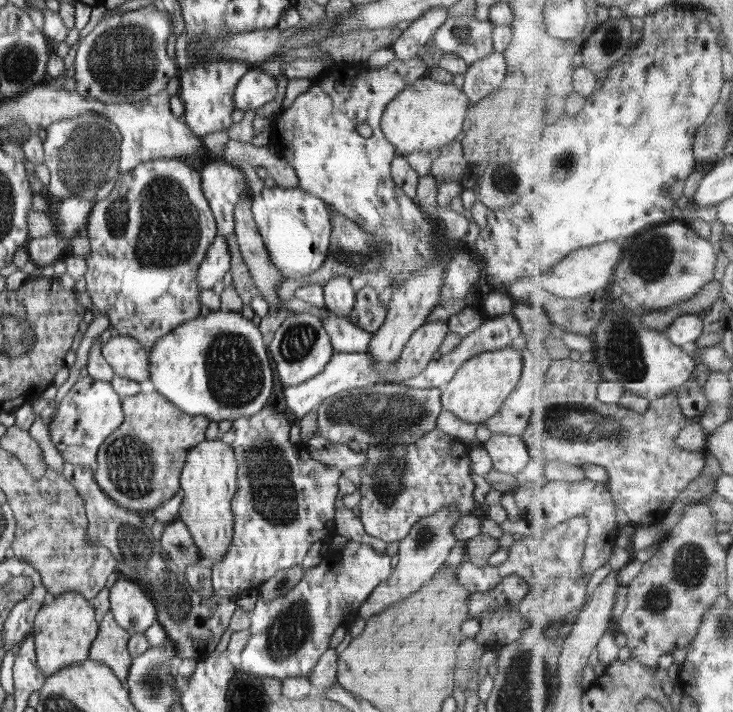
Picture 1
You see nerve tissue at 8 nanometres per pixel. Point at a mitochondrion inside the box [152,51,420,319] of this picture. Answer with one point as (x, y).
(392, 267)

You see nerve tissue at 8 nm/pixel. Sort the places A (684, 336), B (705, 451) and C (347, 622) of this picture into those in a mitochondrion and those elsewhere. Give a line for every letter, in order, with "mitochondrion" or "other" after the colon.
A: other
B: other
C: other

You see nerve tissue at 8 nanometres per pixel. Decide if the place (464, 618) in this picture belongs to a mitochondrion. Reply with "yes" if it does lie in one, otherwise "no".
no

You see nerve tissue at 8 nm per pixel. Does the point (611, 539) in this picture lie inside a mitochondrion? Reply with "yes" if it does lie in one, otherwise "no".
no

